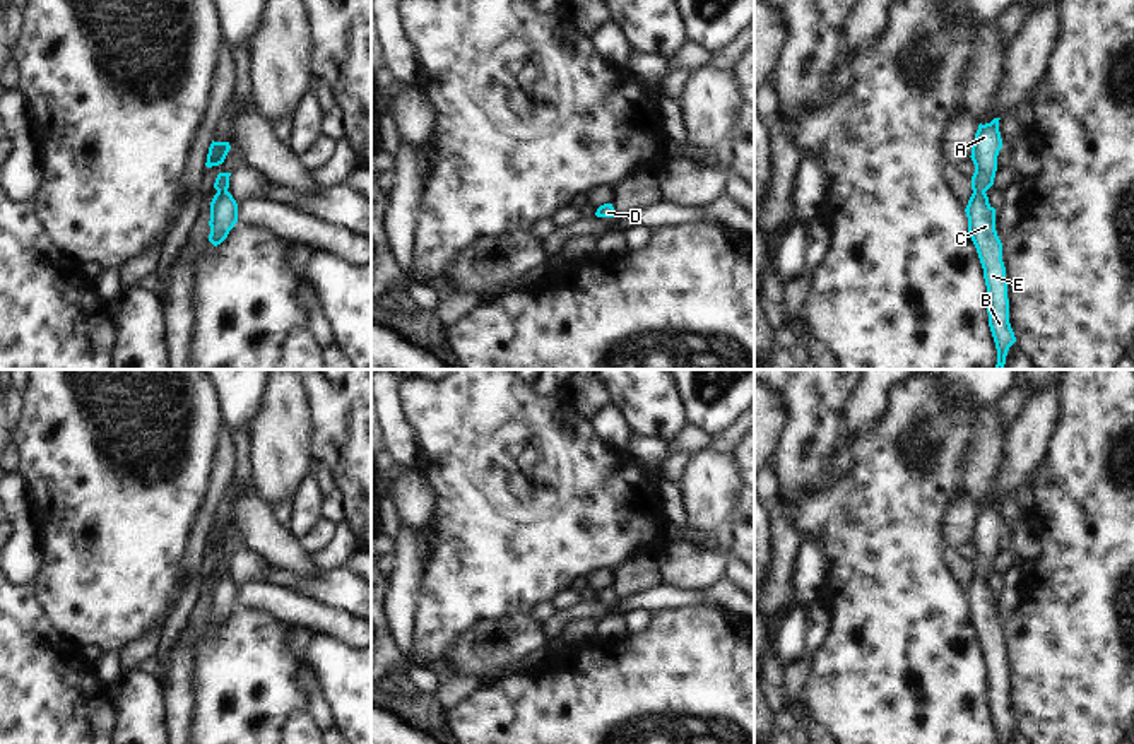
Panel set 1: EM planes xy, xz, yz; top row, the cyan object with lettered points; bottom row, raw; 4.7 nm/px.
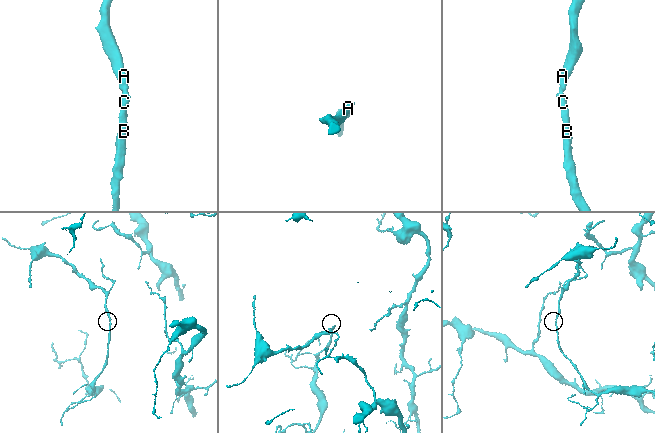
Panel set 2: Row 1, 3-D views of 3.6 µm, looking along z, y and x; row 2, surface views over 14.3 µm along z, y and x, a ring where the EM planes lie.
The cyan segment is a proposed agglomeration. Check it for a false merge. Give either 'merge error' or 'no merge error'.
no merge error

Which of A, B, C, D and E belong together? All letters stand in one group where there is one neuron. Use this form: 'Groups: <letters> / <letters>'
Groups: A B C D E.

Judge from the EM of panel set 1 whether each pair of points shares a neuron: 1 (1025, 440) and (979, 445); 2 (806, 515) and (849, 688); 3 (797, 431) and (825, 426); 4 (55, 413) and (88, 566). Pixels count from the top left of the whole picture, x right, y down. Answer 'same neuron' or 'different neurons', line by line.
1: different neurons
2: same neuron
3: same neuron
4: same neuron

